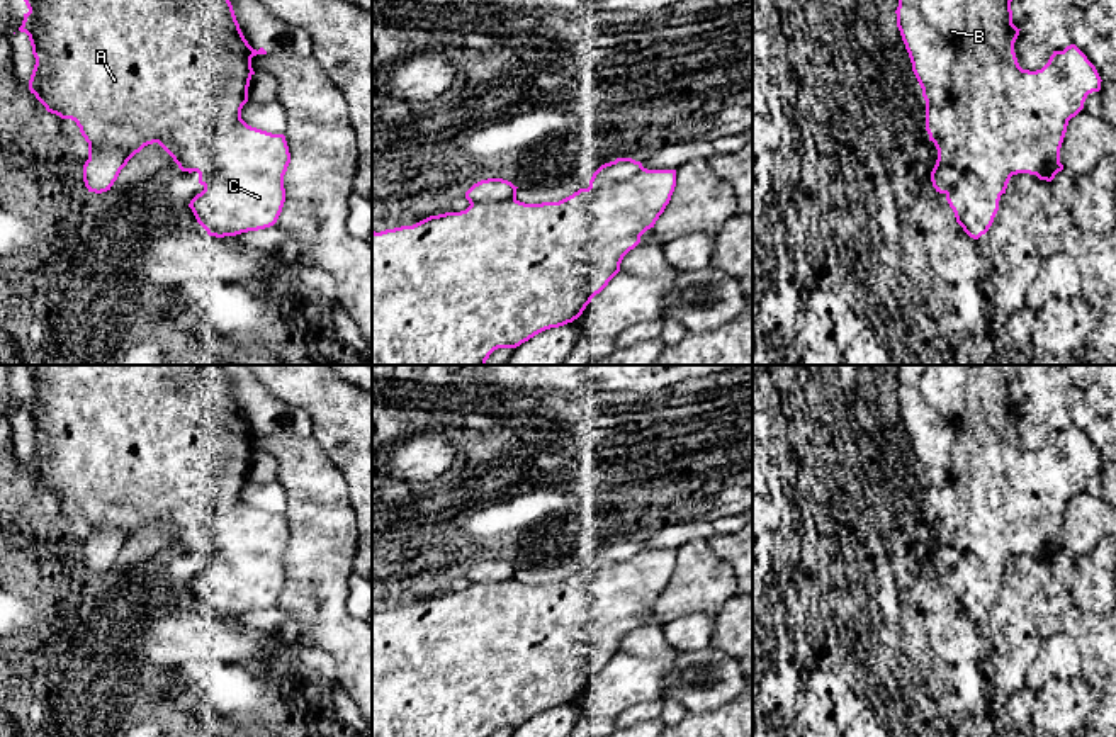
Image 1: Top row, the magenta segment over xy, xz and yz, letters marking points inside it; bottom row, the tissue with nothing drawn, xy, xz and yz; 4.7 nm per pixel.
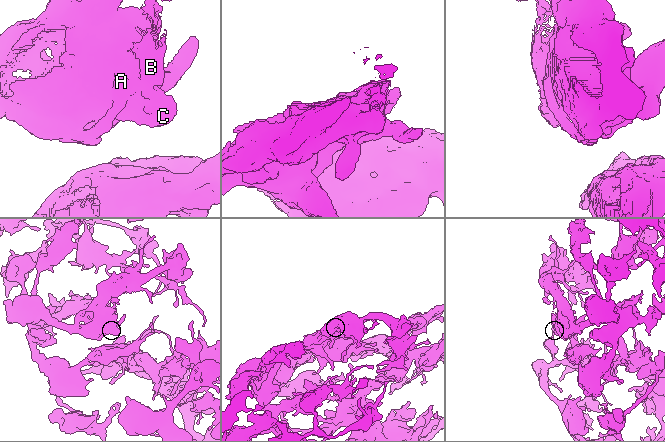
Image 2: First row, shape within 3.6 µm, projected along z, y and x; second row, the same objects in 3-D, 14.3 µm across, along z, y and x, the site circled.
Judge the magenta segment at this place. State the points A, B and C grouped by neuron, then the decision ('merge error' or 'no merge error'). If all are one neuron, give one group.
groups A C / B; merge error

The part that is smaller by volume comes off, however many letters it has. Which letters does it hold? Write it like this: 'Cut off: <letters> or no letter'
Cut off: B

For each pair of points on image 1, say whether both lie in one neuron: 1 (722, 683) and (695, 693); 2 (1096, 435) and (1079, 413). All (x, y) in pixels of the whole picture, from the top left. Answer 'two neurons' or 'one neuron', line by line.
1: one neuron
2: one neuron

